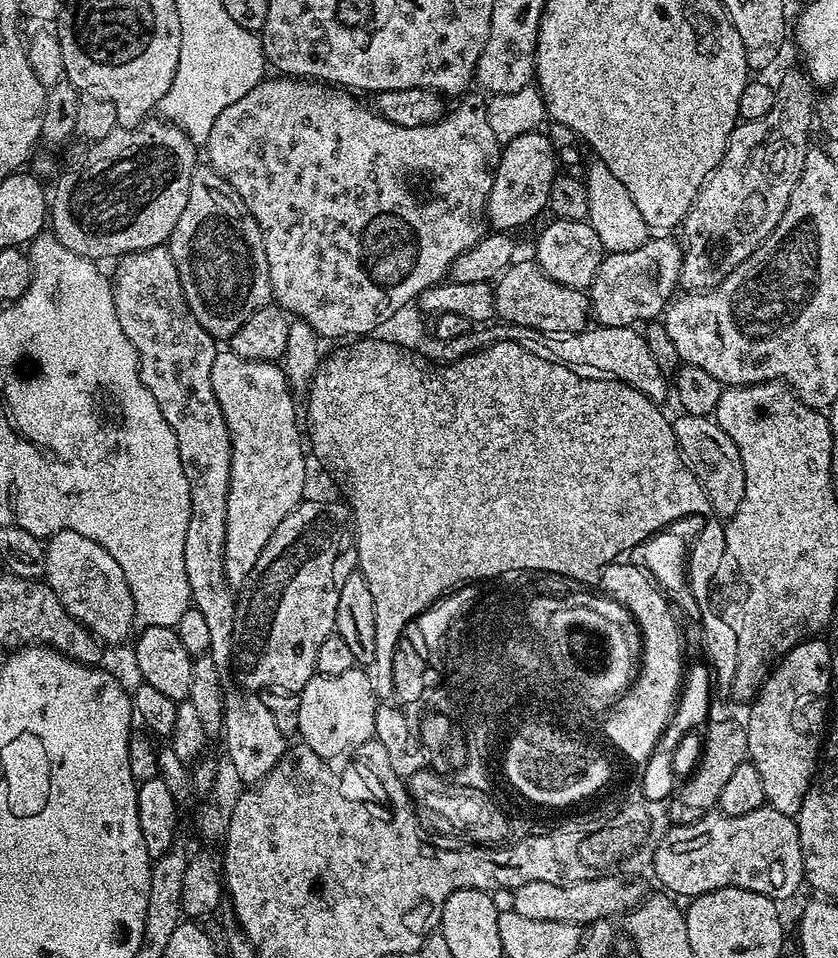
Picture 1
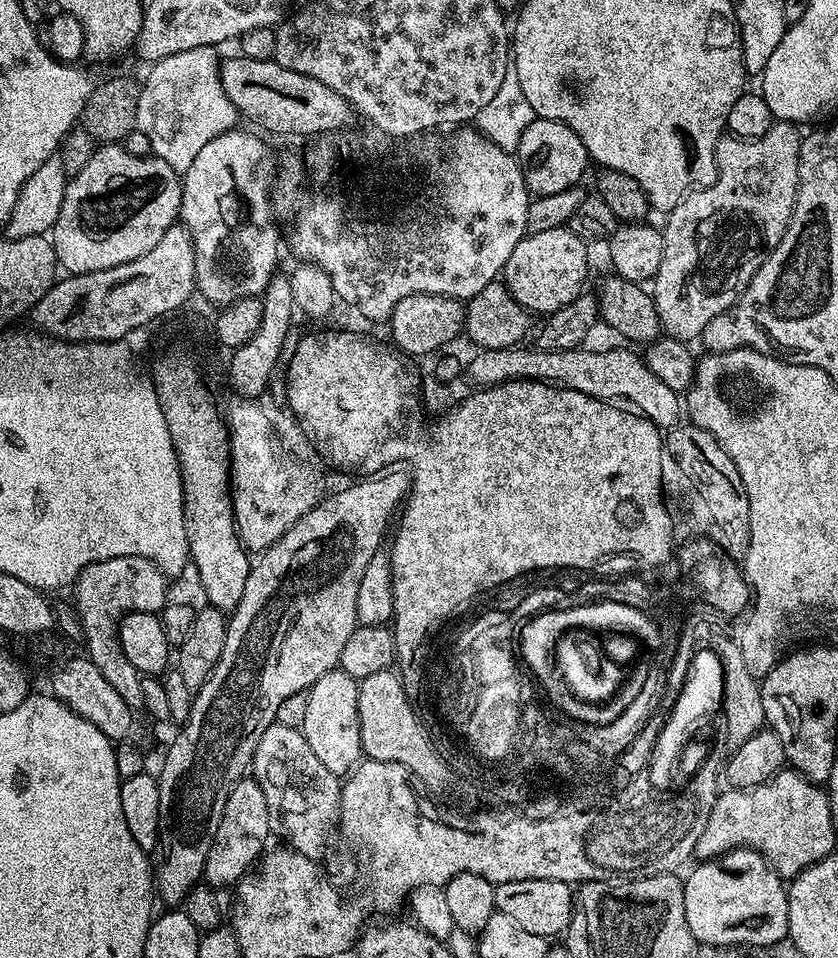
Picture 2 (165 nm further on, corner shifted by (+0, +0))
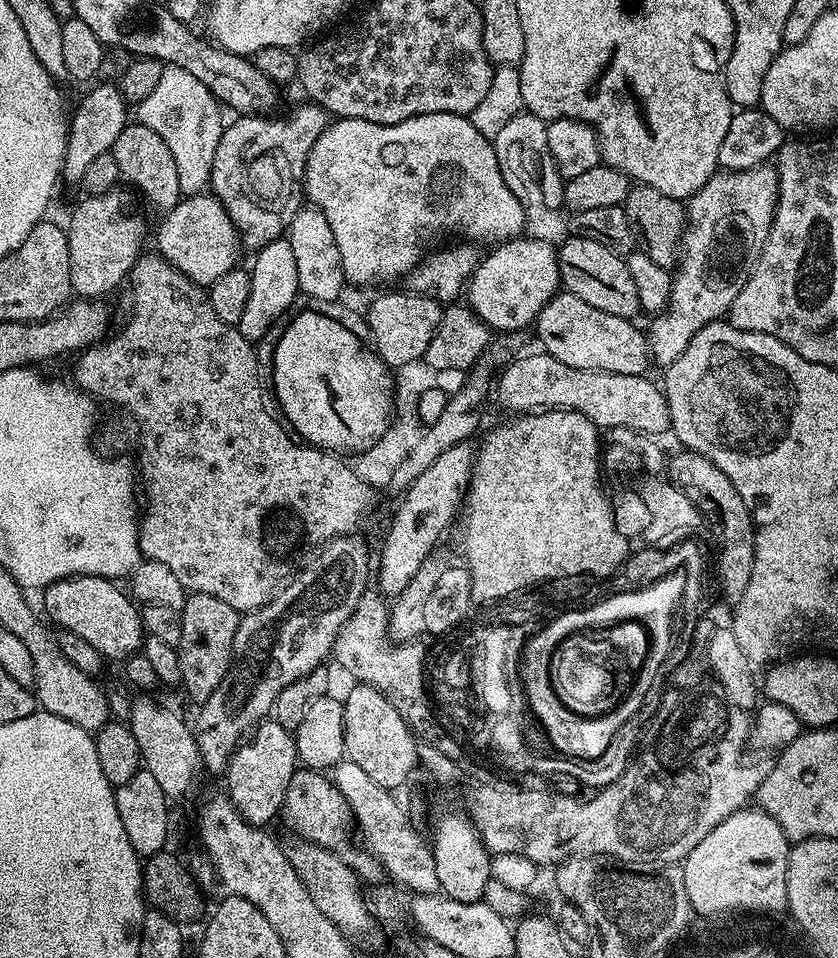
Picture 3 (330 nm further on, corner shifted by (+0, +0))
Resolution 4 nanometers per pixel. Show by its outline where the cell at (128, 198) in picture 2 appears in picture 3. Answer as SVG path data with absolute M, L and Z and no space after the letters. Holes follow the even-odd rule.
M117 186L111 188L106 194L98 194L97 196L85 195L84 201L77 206L72 212L72 217L66 223L66 231L68 233L68 249L70 250L70 282L72 283L73 293L80 298L104 298L107 297L107 292L112 292L121 283L125 283L126 277L131 272L138 257L141 255L140 243L144 240L144 216L140 213L140 208L136 205L136 200L128 192L123 192L123 187Z

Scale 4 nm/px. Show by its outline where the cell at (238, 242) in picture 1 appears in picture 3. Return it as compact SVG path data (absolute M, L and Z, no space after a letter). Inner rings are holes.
M304 102L301 108L294 109L289 116L284 116L281 120L272 120L276 118L271 115L245 116L243 114L237 115L235 119L233 124L231 121L225 127L222 138L218 142L218 150L214 150L210 192L228 211L228 216L236 227L243 247L259 250L267 246L271 240L281 239L289 231L292 220L305 203L304 171L308 165L308 155L316 139L330 125L330 116L320 105Z

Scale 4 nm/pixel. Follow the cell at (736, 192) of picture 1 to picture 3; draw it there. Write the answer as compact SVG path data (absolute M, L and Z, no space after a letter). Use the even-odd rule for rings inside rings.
M771 163L759 164L756 168L730 172L717 171L711 176L686 204L686 219L684 231L680 236L678 259L672 272L672 289L666 314L655 317L652 329L647 329L650 356L661 366L673 364L690 346L694 334L702 330L714 320L727 317L728 309L732 307L734 298L747 282L748 275L754 270L758 258L762 254L762 246L770 234L772 219L776 213L776 199L780 197L780 175Z

